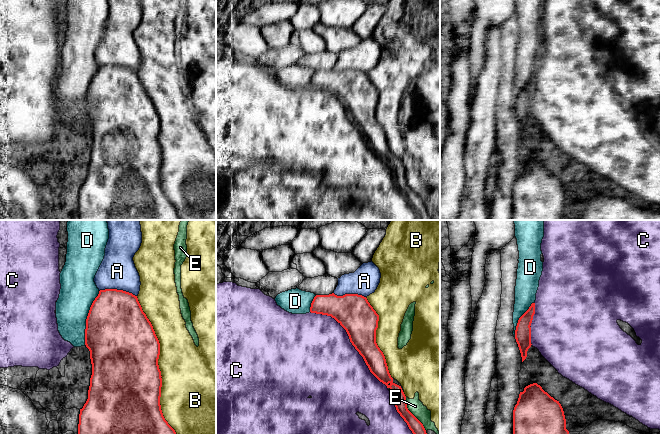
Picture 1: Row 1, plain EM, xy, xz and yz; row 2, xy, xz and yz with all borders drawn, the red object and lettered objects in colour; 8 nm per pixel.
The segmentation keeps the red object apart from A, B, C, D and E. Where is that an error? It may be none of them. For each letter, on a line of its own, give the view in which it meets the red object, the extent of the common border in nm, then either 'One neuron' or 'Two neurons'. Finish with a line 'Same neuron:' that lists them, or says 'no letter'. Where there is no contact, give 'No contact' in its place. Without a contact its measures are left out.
A: Touches red in xy. Shared border 300 nm. Two neurons
B: Touches red in xy. Shared border 1250 nm. Two neurons
C: Touches red in xz. Shared border 900 nm. Two neurons
D: Touches red in xy. Shared border 440 nm. Two neurons
E: Touches red in xz. Shared border 320 nm. Two neurons
Same neuron: no letter

